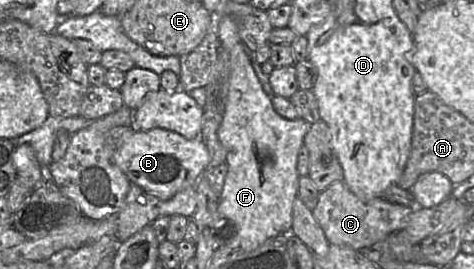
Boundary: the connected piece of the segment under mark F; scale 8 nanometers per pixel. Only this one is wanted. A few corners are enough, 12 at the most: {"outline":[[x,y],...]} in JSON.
{"outline":[[230,16],[227,245],[288,235],[311,124],[280,116]]}

